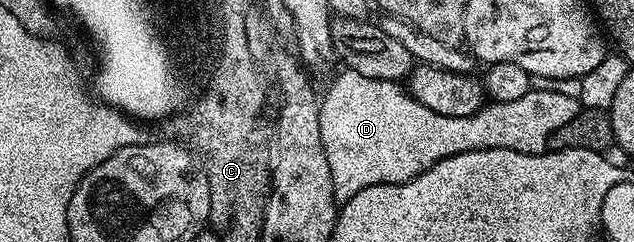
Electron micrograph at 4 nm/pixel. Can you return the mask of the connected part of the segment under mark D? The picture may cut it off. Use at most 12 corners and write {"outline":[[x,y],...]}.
{"outline":[[343,68],[318,112],[334,197],[464,151],[547,152],[577,97],[440,115]]}

